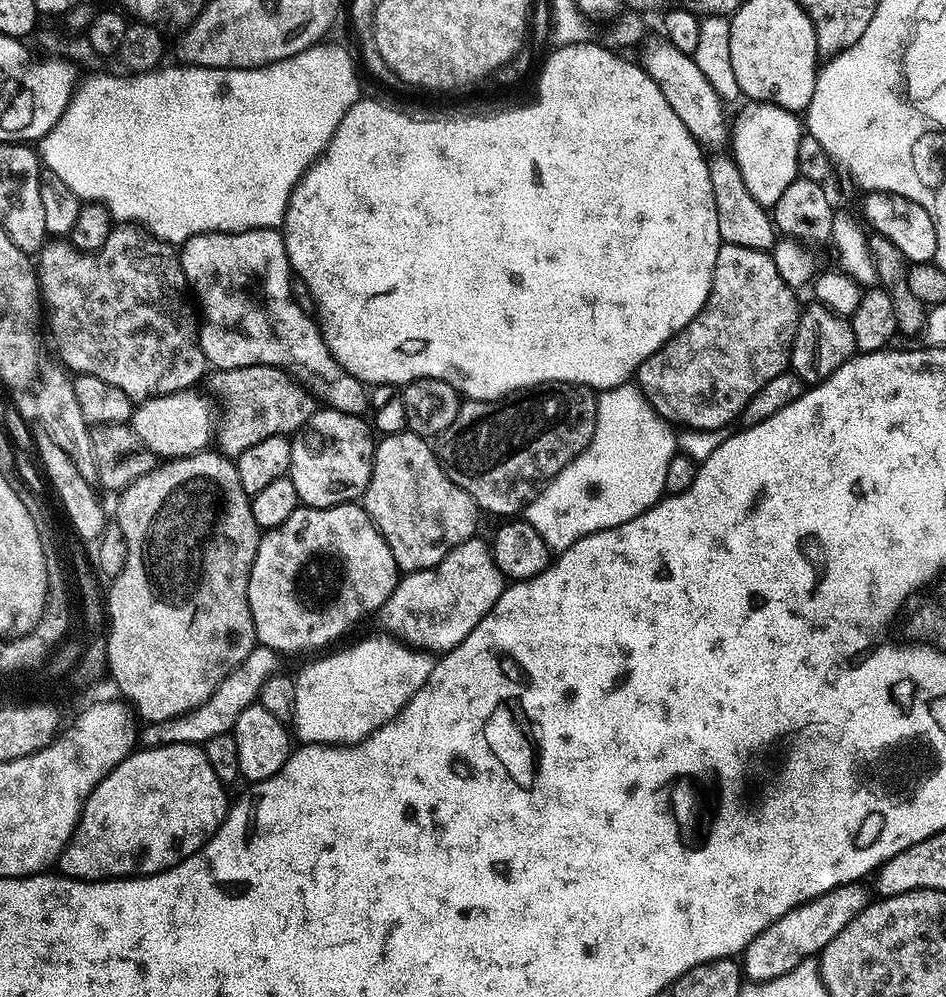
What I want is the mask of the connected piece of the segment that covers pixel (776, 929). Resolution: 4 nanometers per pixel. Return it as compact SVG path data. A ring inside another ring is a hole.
M863 883L843 884L818 898L799 904L794 910L782 914L754 942L750 942L742 953L742 971L751 981L774 979L798 966L808 957L815 957L850 922L870 903L870 895Z

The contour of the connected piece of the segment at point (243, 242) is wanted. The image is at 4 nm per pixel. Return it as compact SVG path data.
M255 228L249 232L203 232L187 240L179 254L182 270L206 321L200 330L200 345L213 369L245 368L255 364L283 368L302 378L321 405L355 416L367 413L369 385L338 366L326 346L319 323L311 315L308 317L303 306L292 297L294 273L288 262L283 231Z

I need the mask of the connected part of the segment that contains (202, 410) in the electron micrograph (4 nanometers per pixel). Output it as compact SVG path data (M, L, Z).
M196 390L175 392L165 396L152 396L149 400L135 405L130 421L134 434L158 458L192 456L195 452L205 451L214 436L214 412L196 393Z

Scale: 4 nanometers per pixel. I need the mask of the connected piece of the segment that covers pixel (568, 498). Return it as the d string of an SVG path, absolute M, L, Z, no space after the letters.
M635 383L619 384L616 388L605 388L596 401L596 429L590 446L574 458L574 462L559 472L547 484L541 487L528 507L524 509L523 519L529 521L538 530L553 553L566 551L578 538L586 538L590 533L622 526L630 518L638 518L647 508L653 508L656 501L665 495L666 466L670 466L672 457L677 455L677 433L673 425L659 416L644 397L644 391Z

